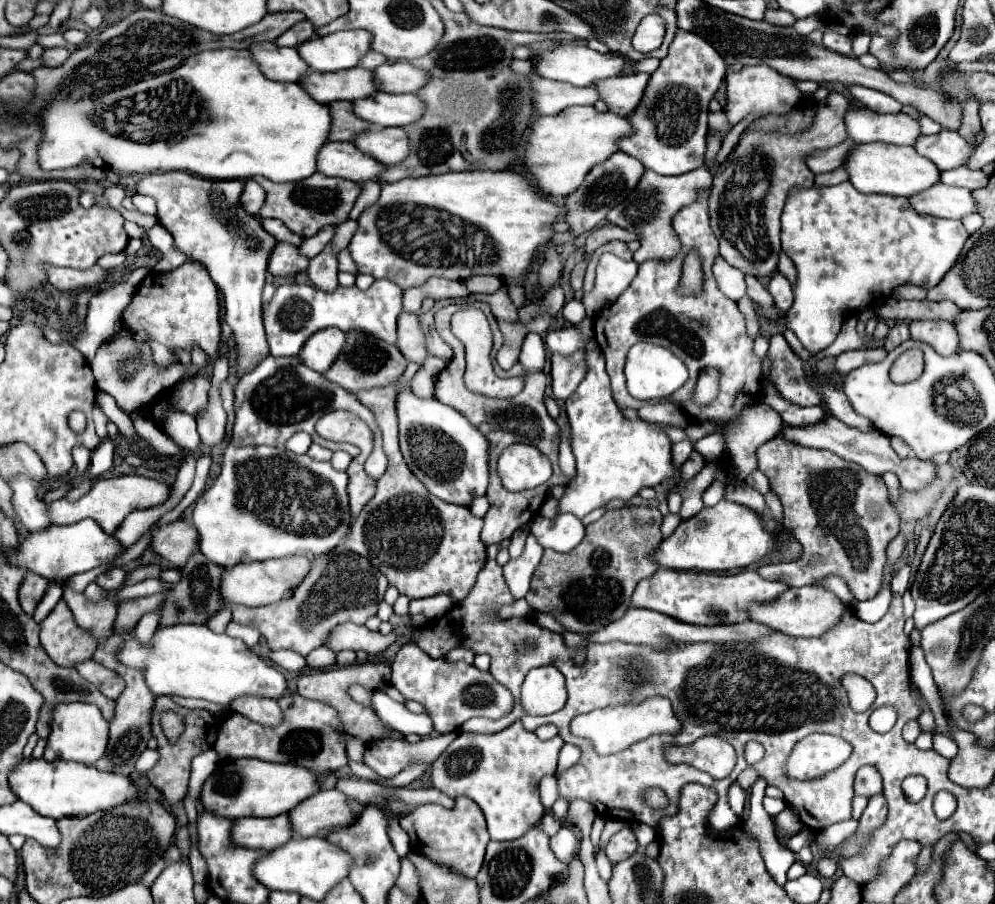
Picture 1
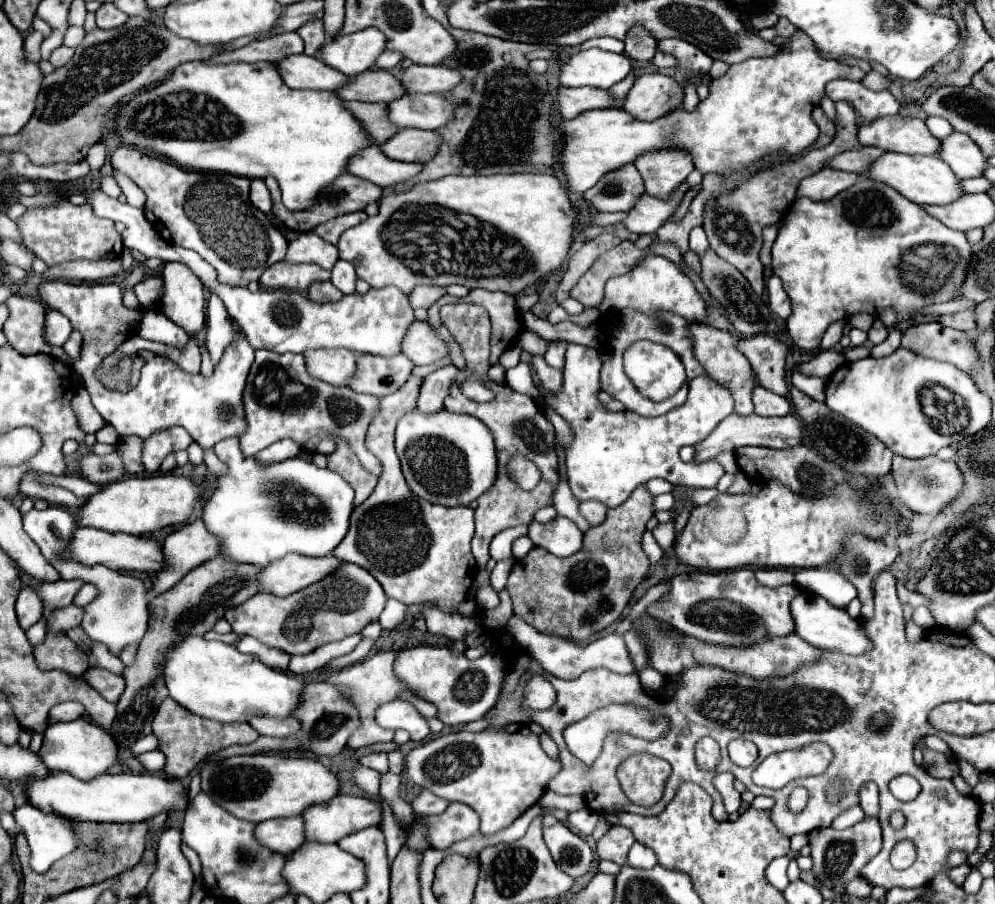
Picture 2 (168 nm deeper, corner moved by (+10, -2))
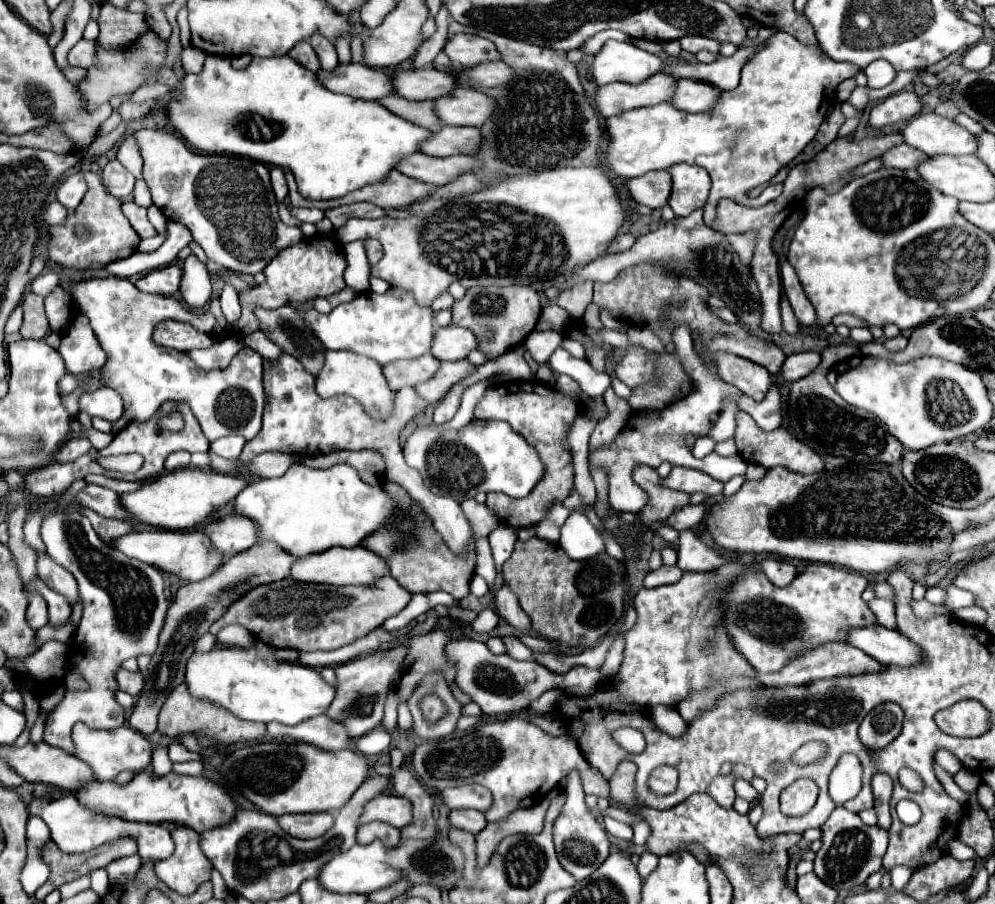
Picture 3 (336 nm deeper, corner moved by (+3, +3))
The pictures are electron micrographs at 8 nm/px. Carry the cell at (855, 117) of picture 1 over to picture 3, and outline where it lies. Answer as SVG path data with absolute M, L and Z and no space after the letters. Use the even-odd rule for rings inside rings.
M934 113L916 115L904 125L902 135L908 145L924 151L928 157L972 155L978 149L976 135L968 133L956 121Z

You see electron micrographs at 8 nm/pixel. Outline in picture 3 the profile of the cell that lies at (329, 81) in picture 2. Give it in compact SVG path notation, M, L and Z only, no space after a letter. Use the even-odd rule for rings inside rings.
M362 63L338 65L332 73L318 71L320 81L334 93L346 93L362 101L380 101L388 95L396 95L392 79L384 69L374 69Z

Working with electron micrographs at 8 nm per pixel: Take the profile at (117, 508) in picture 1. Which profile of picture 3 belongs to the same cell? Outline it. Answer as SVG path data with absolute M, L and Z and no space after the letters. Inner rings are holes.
M196 467L178 469L146 481L138 491L122 495L122 505L138 519L162 529L196 529L214 511L232 503L238 493L248 485L246 479L234 475L222 475L216 471L204 471Z

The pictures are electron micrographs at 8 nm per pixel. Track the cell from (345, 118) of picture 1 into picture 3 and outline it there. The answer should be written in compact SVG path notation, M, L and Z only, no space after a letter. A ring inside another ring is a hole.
M386 97L380 101L388 111L400 115L402 119L426 127L430 131L440 131L442 123L434 113L434 101L408 101L404 97Z

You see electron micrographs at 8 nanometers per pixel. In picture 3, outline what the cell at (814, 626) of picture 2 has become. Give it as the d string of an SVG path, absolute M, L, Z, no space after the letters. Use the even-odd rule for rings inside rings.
M878 623L864 629L852 629L848 635L848 643L866 651L882 665L916 667L924 661L924 653L916 643L912 643L900 631L886 629Z

